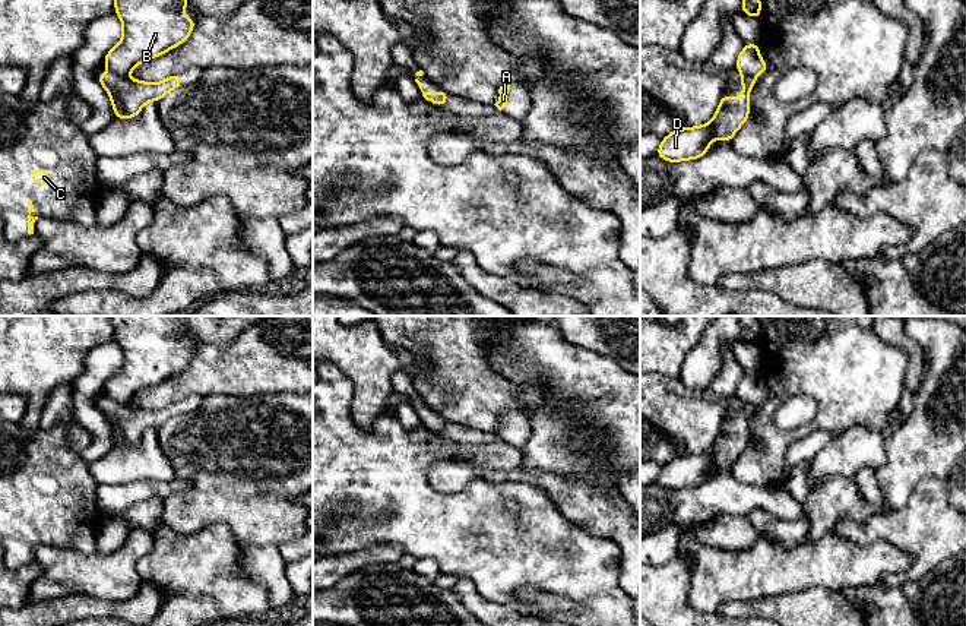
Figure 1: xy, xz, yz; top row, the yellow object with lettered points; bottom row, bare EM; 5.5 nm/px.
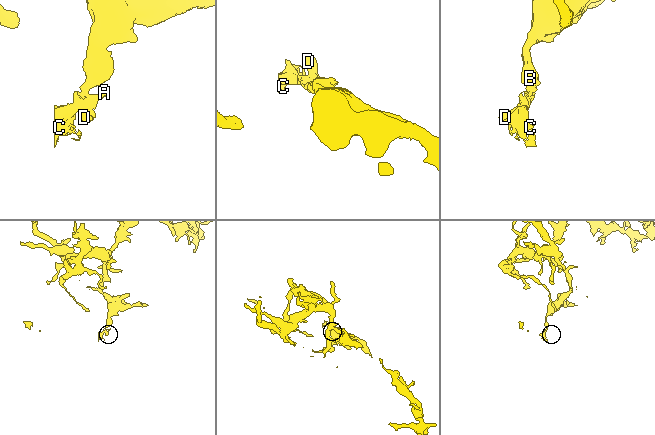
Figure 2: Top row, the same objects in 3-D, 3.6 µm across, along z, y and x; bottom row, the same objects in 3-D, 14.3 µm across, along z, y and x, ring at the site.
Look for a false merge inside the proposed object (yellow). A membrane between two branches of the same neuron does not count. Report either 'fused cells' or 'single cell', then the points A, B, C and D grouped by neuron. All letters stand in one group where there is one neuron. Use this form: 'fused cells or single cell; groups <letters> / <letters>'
fused cells; groups A C D / B

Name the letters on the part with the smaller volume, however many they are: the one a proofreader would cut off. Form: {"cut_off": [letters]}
{"cut_off": ["A", "C", "D"]}

